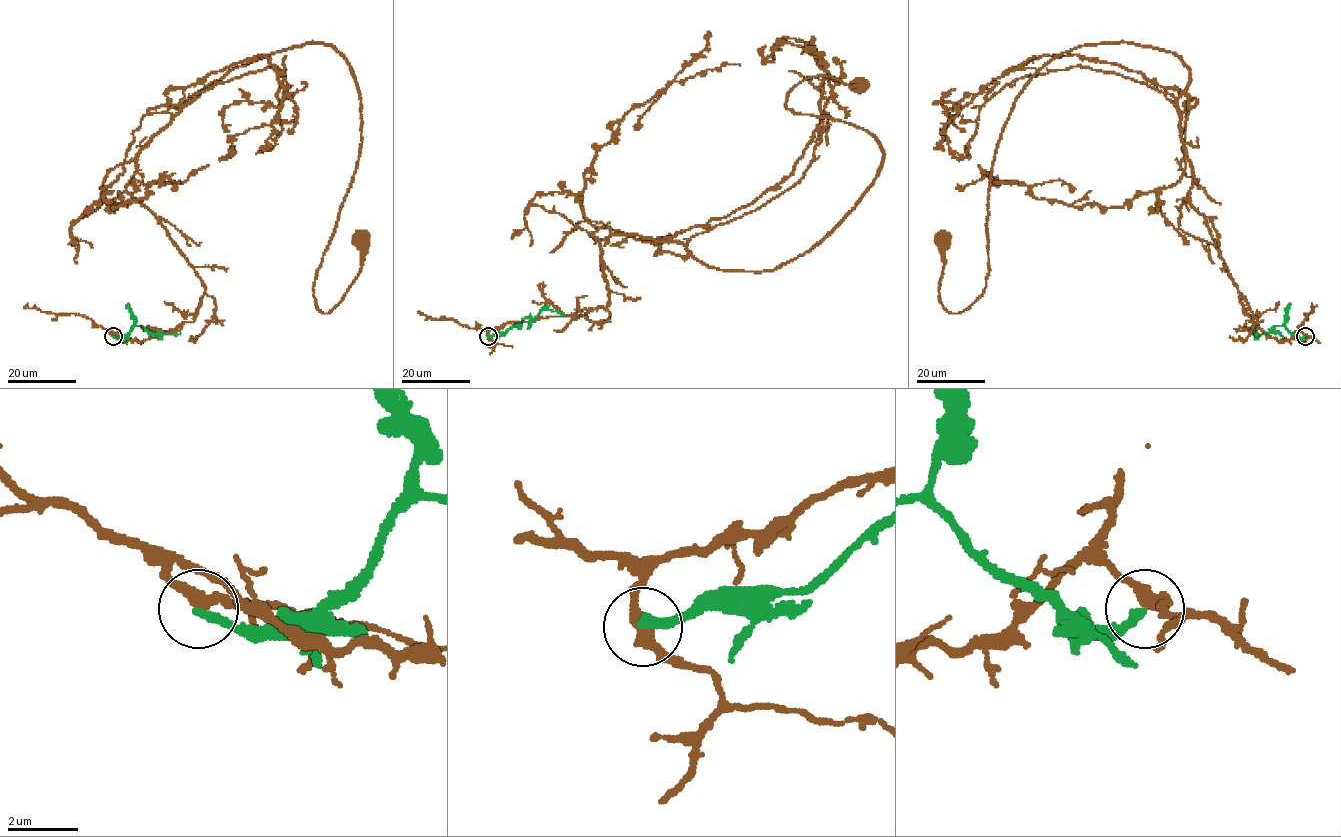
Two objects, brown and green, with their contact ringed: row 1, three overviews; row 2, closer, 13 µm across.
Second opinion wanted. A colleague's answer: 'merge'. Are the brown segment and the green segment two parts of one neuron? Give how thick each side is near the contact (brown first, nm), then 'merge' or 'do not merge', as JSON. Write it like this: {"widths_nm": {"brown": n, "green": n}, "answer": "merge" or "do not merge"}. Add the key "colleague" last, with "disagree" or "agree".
{"widths_nm": {"brown": 340, "green": 280}, "answer": "do not merge", "colleague": "disagree"}

